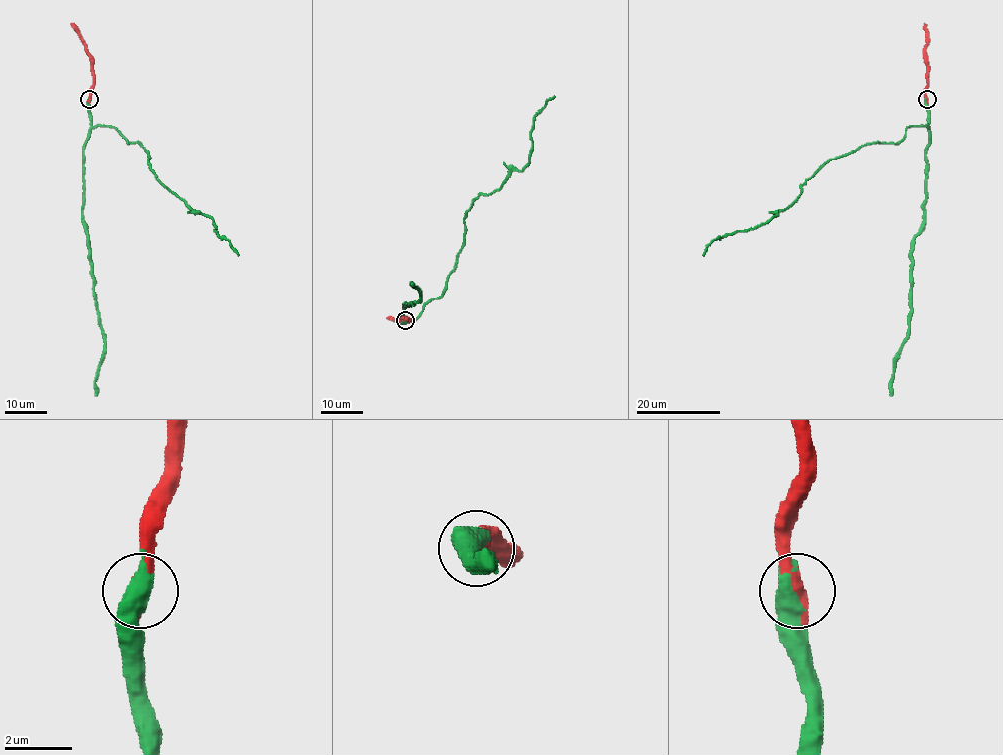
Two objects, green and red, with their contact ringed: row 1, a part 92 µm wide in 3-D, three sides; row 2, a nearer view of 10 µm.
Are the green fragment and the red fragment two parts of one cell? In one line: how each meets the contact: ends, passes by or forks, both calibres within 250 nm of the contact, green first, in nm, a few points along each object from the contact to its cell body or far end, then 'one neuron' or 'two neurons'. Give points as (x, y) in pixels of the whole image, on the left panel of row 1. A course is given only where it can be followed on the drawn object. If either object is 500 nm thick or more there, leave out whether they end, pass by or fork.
calibres 500 and 360 nm; course green (90, 99), (93, 126), (113, 126), (130, 143), (138, 142), (159, 181), (213, 220), (215, 230), (238, 255); course red (90, 99), (93, 58), (79, 32), (71, 23); one neuron

